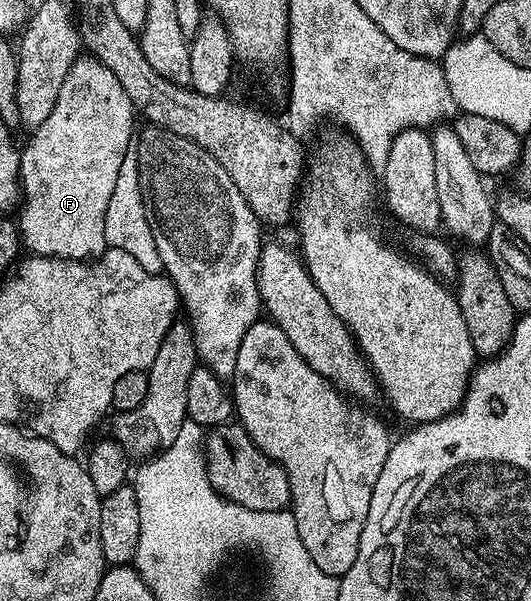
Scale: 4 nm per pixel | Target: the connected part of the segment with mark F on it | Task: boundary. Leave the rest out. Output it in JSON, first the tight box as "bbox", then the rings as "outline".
{"bbox":[16,56,134,263],"outline":[[[79,56],[64,79],[48,119],[32,130],[30,142],[20,149],[21,201],[16,224],[21,244],[25,248],[27,245],[31,254],[86,263],[106,252],[104,215],[108,211],[108,199],[112,199],[112,187],[116,187],[116,175],[120,175],[120,163],[124,163],[132,149],[130,136],[134,133],[134,117],[134,104],[128,99],[124,87],[120,87],[120,79],[116,79],[116,75],[112,75],[97,57]]]}

